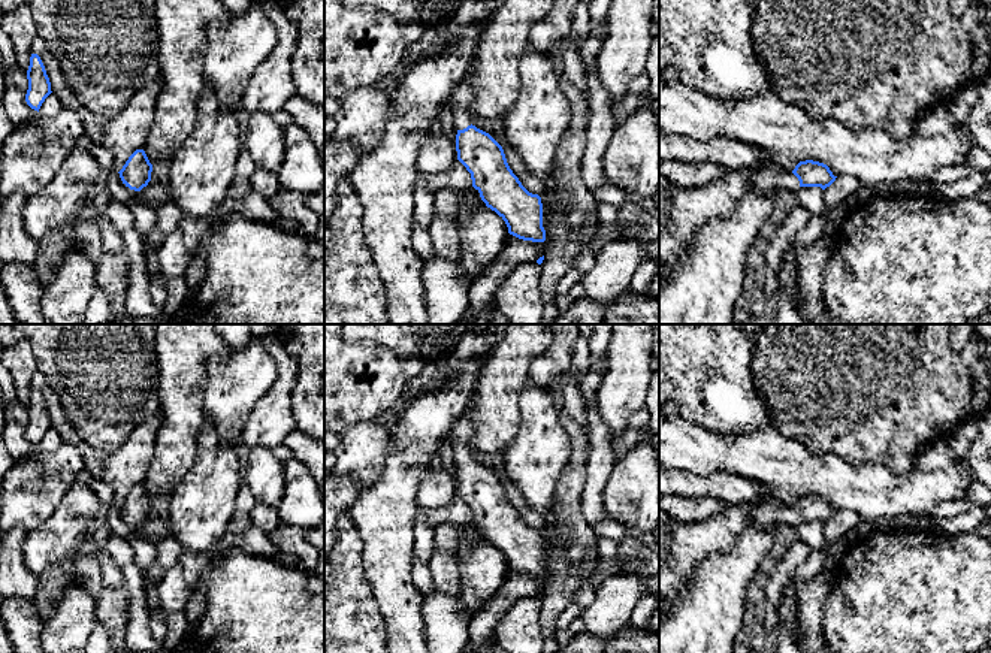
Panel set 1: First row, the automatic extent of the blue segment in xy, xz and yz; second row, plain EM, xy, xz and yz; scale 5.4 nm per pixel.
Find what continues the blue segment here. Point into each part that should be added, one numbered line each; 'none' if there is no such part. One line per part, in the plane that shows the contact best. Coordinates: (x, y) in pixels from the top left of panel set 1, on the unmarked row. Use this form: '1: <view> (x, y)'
1: xz (462, 434)

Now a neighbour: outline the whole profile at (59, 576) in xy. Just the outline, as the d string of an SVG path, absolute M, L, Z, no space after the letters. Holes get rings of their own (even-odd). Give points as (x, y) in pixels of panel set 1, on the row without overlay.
M66 560L49 565L39 575L39 592L34 602L42 622L46 622L54 614L64 589L73 581L73 565Z

